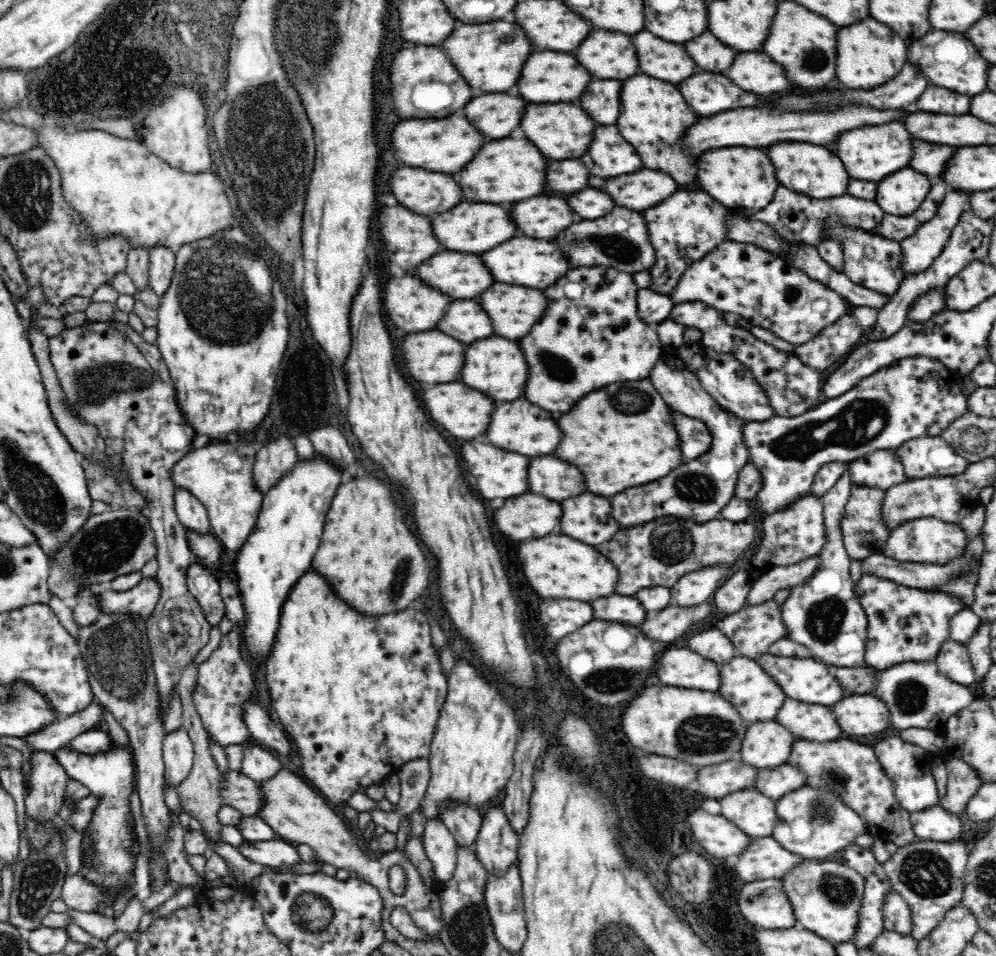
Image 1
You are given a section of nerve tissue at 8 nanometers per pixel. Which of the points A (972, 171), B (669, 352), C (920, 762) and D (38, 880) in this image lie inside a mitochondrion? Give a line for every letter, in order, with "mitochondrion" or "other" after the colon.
A: other
B: other
C: other
D: mitochondrion

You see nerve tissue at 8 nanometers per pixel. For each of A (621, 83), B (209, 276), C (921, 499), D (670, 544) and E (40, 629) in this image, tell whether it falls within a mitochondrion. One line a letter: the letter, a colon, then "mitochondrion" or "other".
A: other
B: mitochondrion
C: mitochondrion
D: mitochondrion
E: other

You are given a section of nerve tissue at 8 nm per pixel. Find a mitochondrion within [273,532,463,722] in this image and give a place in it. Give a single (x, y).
(402, 572)

